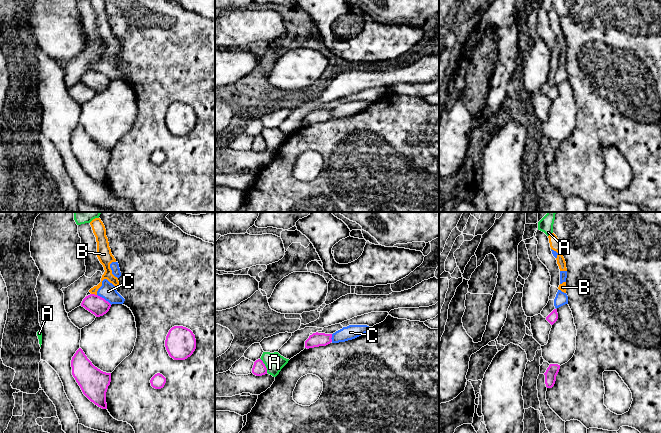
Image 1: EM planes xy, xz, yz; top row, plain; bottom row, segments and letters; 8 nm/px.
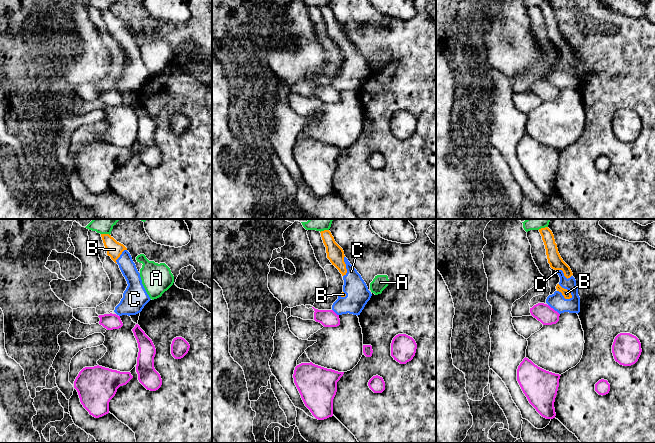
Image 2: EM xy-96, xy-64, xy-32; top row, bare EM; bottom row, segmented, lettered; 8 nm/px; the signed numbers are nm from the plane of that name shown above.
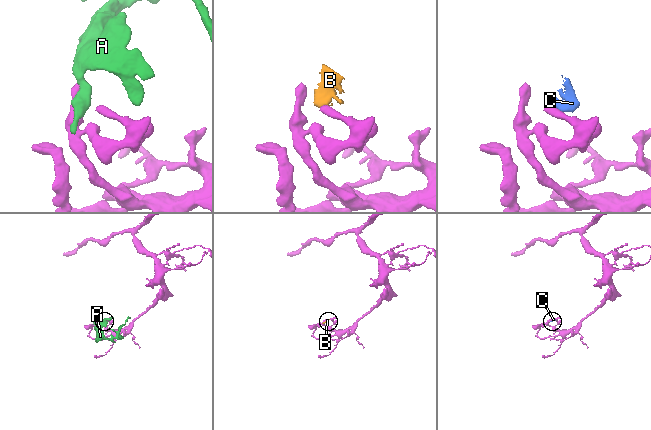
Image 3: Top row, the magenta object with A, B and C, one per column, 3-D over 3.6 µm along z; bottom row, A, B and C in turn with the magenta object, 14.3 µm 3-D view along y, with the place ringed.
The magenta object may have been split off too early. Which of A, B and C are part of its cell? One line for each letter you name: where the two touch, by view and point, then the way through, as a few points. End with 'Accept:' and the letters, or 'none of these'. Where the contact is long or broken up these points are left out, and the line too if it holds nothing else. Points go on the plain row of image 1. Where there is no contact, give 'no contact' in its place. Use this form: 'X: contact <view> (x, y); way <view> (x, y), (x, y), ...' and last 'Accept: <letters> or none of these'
Accept: none of these

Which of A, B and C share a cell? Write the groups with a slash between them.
A / B C

